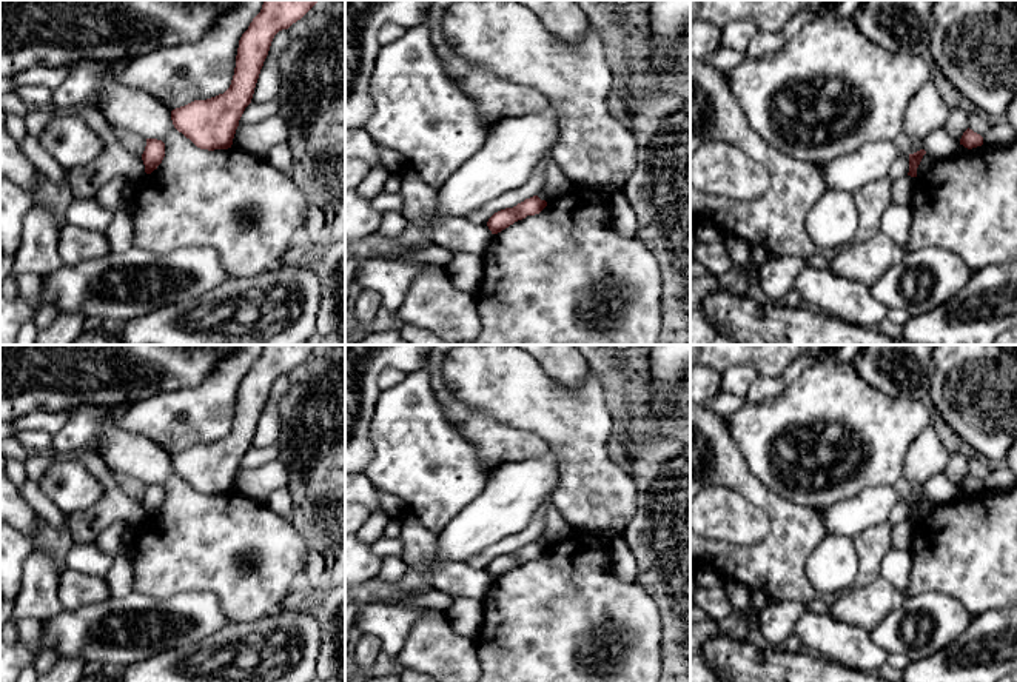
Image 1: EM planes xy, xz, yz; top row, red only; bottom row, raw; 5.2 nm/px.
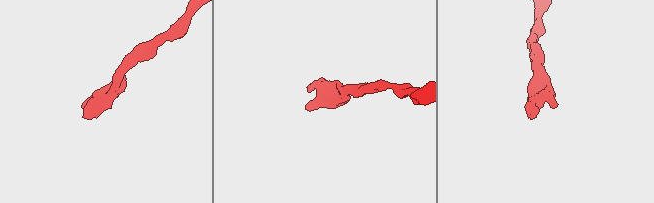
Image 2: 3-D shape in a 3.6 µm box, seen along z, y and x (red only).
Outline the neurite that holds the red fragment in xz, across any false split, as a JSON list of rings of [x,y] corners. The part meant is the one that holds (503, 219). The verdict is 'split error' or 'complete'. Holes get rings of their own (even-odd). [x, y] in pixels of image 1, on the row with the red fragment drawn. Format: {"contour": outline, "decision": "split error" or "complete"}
{"contour": [[[533,196],[513,208],[505,208],[495,212],[488,219],[487,226],[492,231],[492,234],[498,234],[510,225],[513,225],[515,222],[525,219],[527,216],[539,214],[545,206],[545,200],[541,200],[538,196]]], "decision": "complete"}

